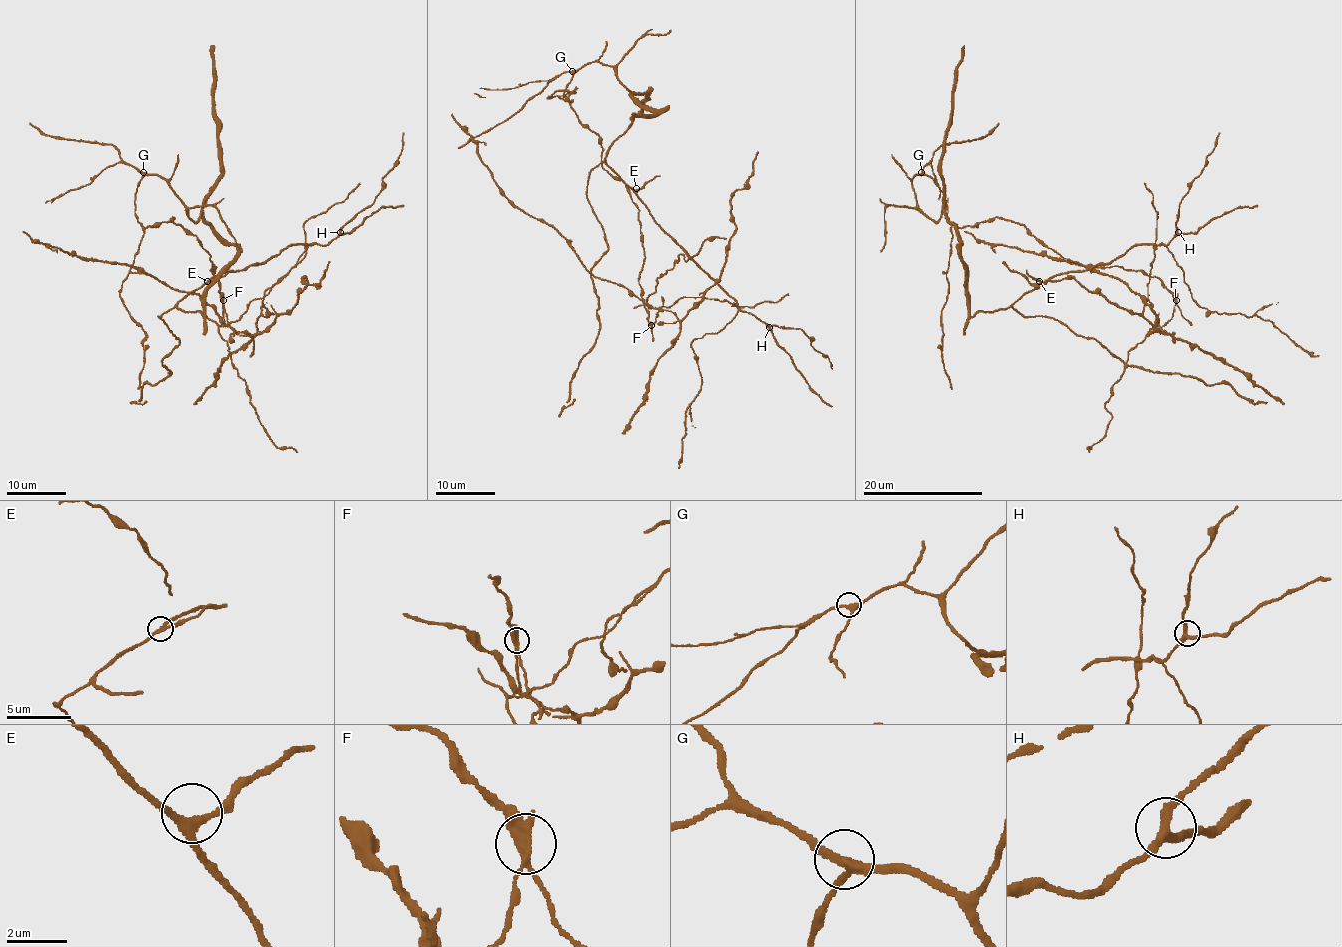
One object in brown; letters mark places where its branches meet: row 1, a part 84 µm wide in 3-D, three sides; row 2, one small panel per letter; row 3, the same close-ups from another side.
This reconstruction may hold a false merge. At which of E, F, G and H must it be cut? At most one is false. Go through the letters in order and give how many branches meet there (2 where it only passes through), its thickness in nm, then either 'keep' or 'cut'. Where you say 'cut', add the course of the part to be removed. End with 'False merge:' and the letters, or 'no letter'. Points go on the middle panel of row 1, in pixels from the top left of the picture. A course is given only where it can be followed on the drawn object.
E: 3 | 240 nm | keep
F: 3 | 280 nm | cut
G: 3 | 280 nm | keep
H: 3 | 300 nm | keep
False merge: F

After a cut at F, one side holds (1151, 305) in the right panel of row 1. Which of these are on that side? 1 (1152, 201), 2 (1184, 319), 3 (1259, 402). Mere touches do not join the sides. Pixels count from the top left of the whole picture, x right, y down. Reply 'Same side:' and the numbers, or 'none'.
Same side: 1

